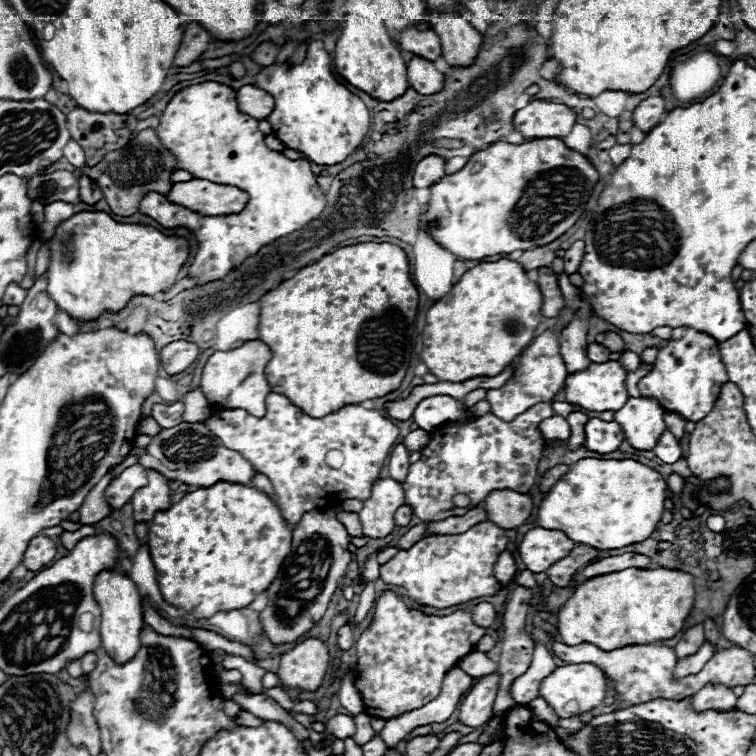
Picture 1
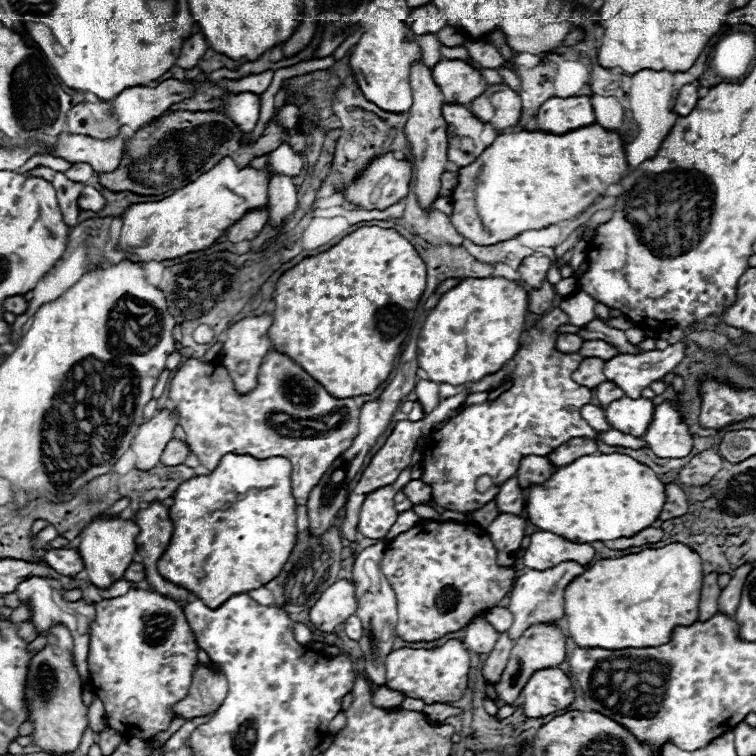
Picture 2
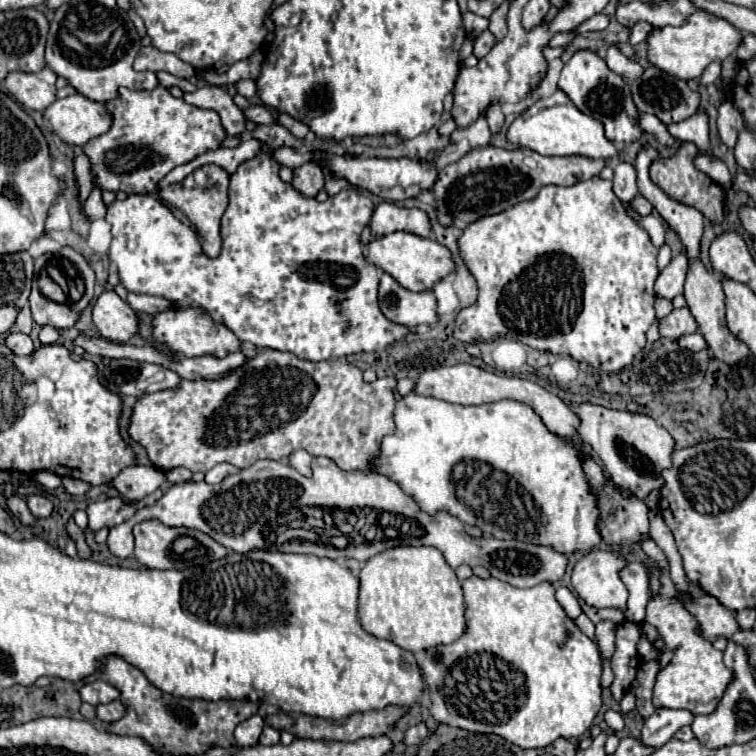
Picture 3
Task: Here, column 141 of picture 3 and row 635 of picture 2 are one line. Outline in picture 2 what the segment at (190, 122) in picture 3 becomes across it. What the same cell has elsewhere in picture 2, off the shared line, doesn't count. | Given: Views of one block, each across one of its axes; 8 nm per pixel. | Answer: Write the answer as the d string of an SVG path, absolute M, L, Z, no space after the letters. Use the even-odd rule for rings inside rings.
M130 590L124 596L108 598L96 604L96 616L90 624L90 680L96 688L94 694L100 698L106 710L108 728L118 730L126 738L142 738L150 742L156 734L166 732L174 718L174 704L186 698L192 682L192 674L198 666L198 646L194 632L190 630L184 610L178 602L148 590Z

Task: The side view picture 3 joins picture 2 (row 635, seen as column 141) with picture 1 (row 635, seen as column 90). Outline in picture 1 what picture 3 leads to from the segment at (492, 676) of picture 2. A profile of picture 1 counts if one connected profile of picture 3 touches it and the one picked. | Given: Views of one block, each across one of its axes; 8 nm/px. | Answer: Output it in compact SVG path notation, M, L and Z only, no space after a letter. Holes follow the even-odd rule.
M516 586L508 604L506 604L504 616L502 616L504 636L502 636L502 652L500 652L500 660L498 660L498 672L502 674L502 680L500 680L500 690L498 690L498 696L494 702L494 716L498 716L498 718L502 718L504 712L516 704L510 696L510 684L514 682L514 678L522 676L532 662L534 644L532 644L530 634L526 632L526 616L528 616L528 608L530 608L528 602L530 602L530 590L524 586Z

